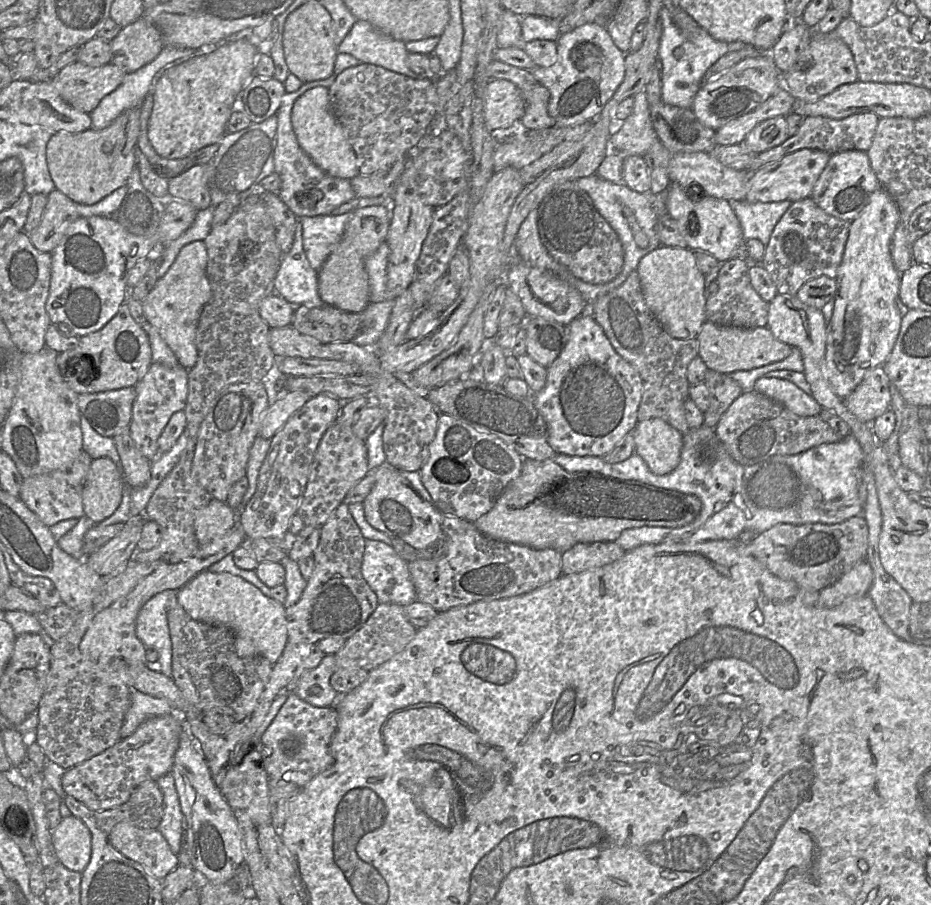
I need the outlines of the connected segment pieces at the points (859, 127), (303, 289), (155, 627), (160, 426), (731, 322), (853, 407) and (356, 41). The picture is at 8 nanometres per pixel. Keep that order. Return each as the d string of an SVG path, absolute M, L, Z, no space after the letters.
M871 112L853 114L843 119L832 119L822 116L805 117L803 124L796 134L789 137L782 144L755 155L746 170L749 172L755 172L768 163L778 161L785 155L804 148L822 150L830 155L847 150L866 152L872 145L872 140L876 133L879 119L880 118L875 113Z
M299 222L290 251L282 255L273 287L274 293L291 306L317 308L325 304L319 296L317 272L311 268L303 250Z
M165 590L159 592L152 596L140 609L137 619L136 619L136 635L139 640L144 644L145 647L153 646L158 651L158 660L154 662L159 662L161 665L161 673L163 673L167 677L172 678L172 644L169 633L168 619L167 619L167 611L171 606L172 602L177 599L177 594L179 590Z
M151 363L145 375L137 382L135 399L132 405L132 416L129 434L136 448L150 462L159 456L157 441L170 417L182 411L188 393L188 370L182 366L173 368L162 364Z
M733 257L725 261L723 264L720 264L717 277L713 280L718 284L718 290L715 294L710 294L707 298L705 297L706 321L710 321L718 325L736 327L767 327L769 302L763 300L753 288L749 277L750 266L751 263L744 257Z
M876 367L865 375L844 402L859 420L873 422L890 408L890 386L890 380L883 367Z
M357 20L337 47L337 54L350 54L360 63L382 67L410 77L405 44L377 30L369 22Z

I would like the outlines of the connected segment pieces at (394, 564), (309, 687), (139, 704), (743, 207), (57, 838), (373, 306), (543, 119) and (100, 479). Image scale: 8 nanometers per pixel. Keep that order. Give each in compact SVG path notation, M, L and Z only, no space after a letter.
M365 539L361 573L379 603L406 606L417 600L415 587L403 560L391 545Z
M324 655L317 667L306 671L301 676L293 692L300 699L312 706L333 706L339 698L339 694L333 689L330 683L330 678L335 670L335 655Z
M140 691L131 692L131 703L120 729L120 739L130 736L140 724L149 718L174 713L169 702Z
M727 200L737 216L745 241L758 239L765 246L777 222L793 203L790 200L749 203L744 200Z
M77 817L62 818L51 833L57 858L69 870L82 872L91 857L91 833Z
M395 299L369 303L366 309L359 313L362 317L362 330L352 342L360 347L373 347L384 333L394 305Z
M538 82L530 89L520 90L525 101L525 111L520 124L527 130L544 129L555 126L555 120L548 113L550 93Z
M111 459L93 460L82 492L85 516L95 524L108 518L119 507L125 486L120 467Z

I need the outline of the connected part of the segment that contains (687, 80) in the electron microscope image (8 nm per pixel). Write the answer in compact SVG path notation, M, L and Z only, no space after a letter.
M663 6L660 10L660 19L661 19L661 23L662 23L662 34L660 37L660 44L659 44L659 50L658 50L658 60L660 62L660 71L661 71L661 91L662 91L662 102L669 104L669 105L673 105L673 106L677 106L680 108L689 108L691 109L693 101L694 101L694 97L696 95L696 93L698 92L698 90L700 89L704 79L705 79L705 75L706 72L708 71L708 69L723 55L725 55L728 52L731 51L736 51L736 50L740 50L740 49L744 49L747 46L751 46L751 45L745 45L743 42L723 42L723 41L718 41L716 39L714 39L712 36L710 36L710 34L703 29L700 26L697 26L697 35L692 35L690 37L685 37L683 36L683 34L681 33L681 31L679 30L679 28L675 25L675 23L672 20L671 17L671 13L670 11L666 8L666 6Z

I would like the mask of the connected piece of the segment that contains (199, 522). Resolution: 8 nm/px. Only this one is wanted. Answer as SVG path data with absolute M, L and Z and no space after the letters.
M213 499L195 514L194 529L199 546L223 536L237 520L238 512L234 512L226 502Z

